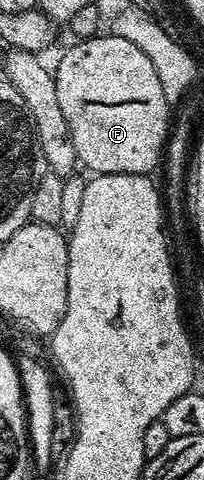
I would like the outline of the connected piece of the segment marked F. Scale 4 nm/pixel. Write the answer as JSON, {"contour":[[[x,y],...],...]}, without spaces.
{"contour":[[[97,34],[76,42],[72,49],[54,68],[58,103],[62,105],[62,114],[66,114],[68,133],[76,151],[77,161],[89,168],[89,173],[105,176],[106,174],[134,174],[148,176],[159,169],[170,135],[168,108],[170,102],[162,94],[162,82],[158,82],[158,73],[150,58],[126,42],[126,38],[115,34]]]}

